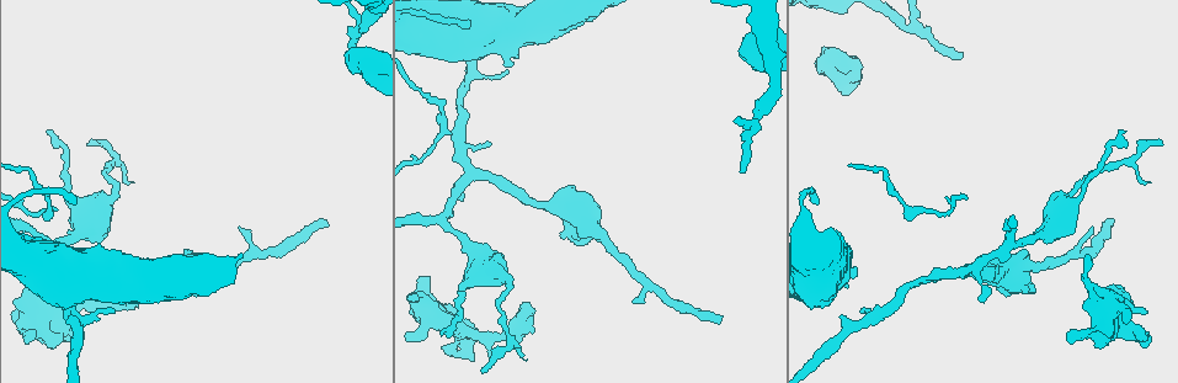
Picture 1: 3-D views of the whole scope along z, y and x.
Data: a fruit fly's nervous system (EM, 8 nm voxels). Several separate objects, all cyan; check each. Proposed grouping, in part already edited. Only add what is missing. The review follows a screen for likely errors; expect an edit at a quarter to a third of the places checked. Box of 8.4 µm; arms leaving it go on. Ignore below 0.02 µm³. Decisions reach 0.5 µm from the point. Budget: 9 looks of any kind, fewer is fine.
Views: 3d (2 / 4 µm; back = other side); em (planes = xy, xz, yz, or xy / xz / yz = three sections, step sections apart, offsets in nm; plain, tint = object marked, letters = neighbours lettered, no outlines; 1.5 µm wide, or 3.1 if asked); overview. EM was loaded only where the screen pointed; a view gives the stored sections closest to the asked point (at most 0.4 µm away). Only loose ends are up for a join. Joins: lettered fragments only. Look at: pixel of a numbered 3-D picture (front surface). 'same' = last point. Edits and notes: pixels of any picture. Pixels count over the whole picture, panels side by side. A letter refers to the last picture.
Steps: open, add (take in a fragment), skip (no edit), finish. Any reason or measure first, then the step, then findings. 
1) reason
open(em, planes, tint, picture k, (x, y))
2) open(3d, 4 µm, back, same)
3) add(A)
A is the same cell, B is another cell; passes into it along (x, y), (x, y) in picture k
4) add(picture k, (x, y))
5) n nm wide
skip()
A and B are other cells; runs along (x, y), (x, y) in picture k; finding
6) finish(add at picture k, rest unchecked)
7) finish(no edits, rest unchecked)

free end
open(em, planes, plain, picture 1, (959, 56))

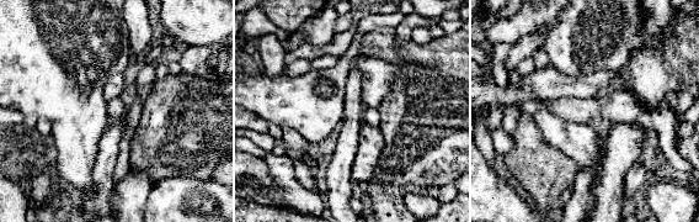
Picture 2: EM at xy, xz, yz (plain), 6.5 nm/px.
open(em, planes, letters, same)

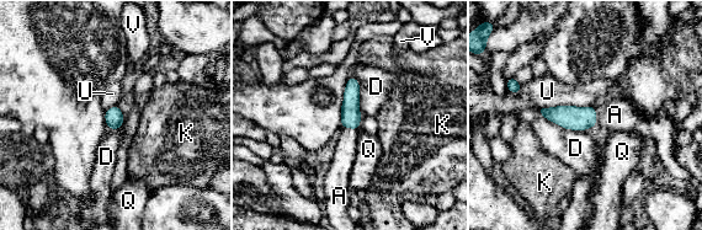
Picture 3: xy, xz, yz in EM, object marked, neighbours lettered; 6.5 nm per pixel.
120 nm wide
add(picture 3, (615, 114))
A is the same cell, D, K, Q, U and V are other cells; passes into it along (569, 117), (595, 116), (615, 114) in picture 3; it goes on there

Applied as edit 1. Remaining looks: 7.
an open end
open(em, xy, step 4, letters, picture 1, (327, 227))

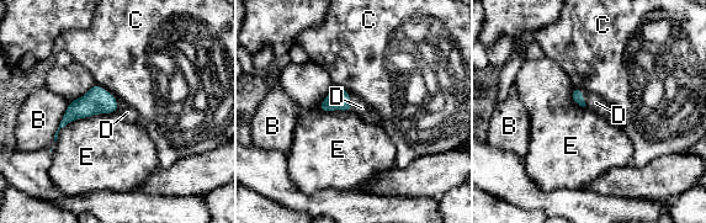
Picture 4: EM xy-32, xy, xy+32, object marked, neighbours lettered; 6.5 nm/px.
E touches over 440 nm
add(picture 4, (361, 107))
D is the same cell, B, C and E are other cells; passes into it along (338, 99), (349, 101), (361, 107) in picture 4; it goes on there

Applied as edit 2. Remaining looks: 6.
tapers out
open(em, 3.1 µm, planes, plain, picture 1, (521, 356))

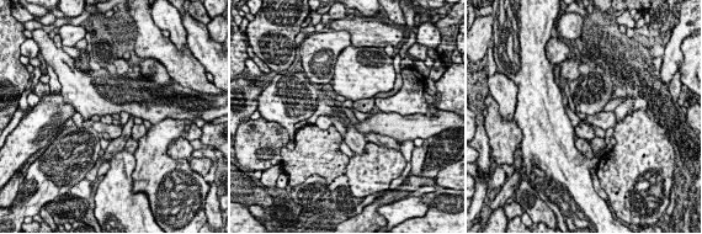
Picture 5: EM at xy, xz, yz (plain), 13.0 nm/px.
see the neighbours
open(em, 3.1 µm, planes, letters, same)

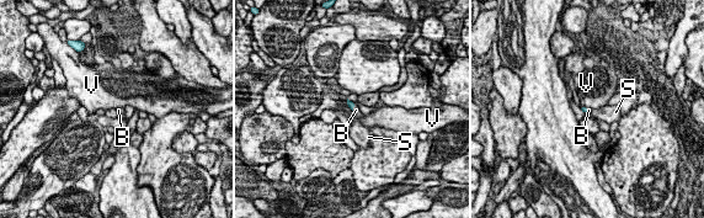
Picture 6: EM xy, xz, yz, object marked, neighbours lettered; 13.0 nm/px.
skip()
B, S and V are other cells; border along (356, 105), (352, 110) in picture 6; none of them fits

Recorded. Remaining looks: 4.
thin end
open(3d, 2 µm, picture 1, (980, 301))

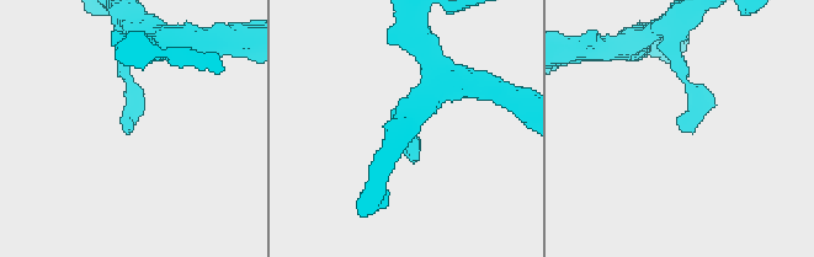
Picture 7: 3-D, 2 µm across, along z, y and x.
open(em, 3.1 µm, planes, letters, picture 7, (692, 133))

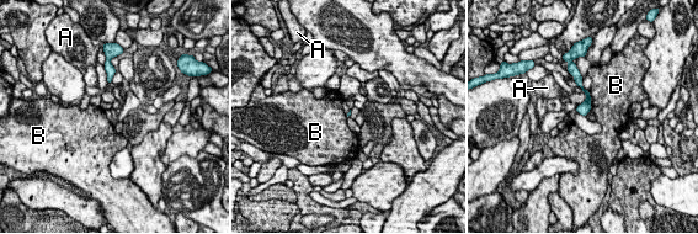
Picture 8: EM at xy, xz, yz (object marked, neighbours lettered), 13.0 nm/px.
skip()
A and B are other cells; border along (589, 91), (591, 108) in picture 8; no lettered fragment goes on from it

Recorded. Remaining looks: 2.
finish(add at picture 3, add at picture 4, rest unchecked)

